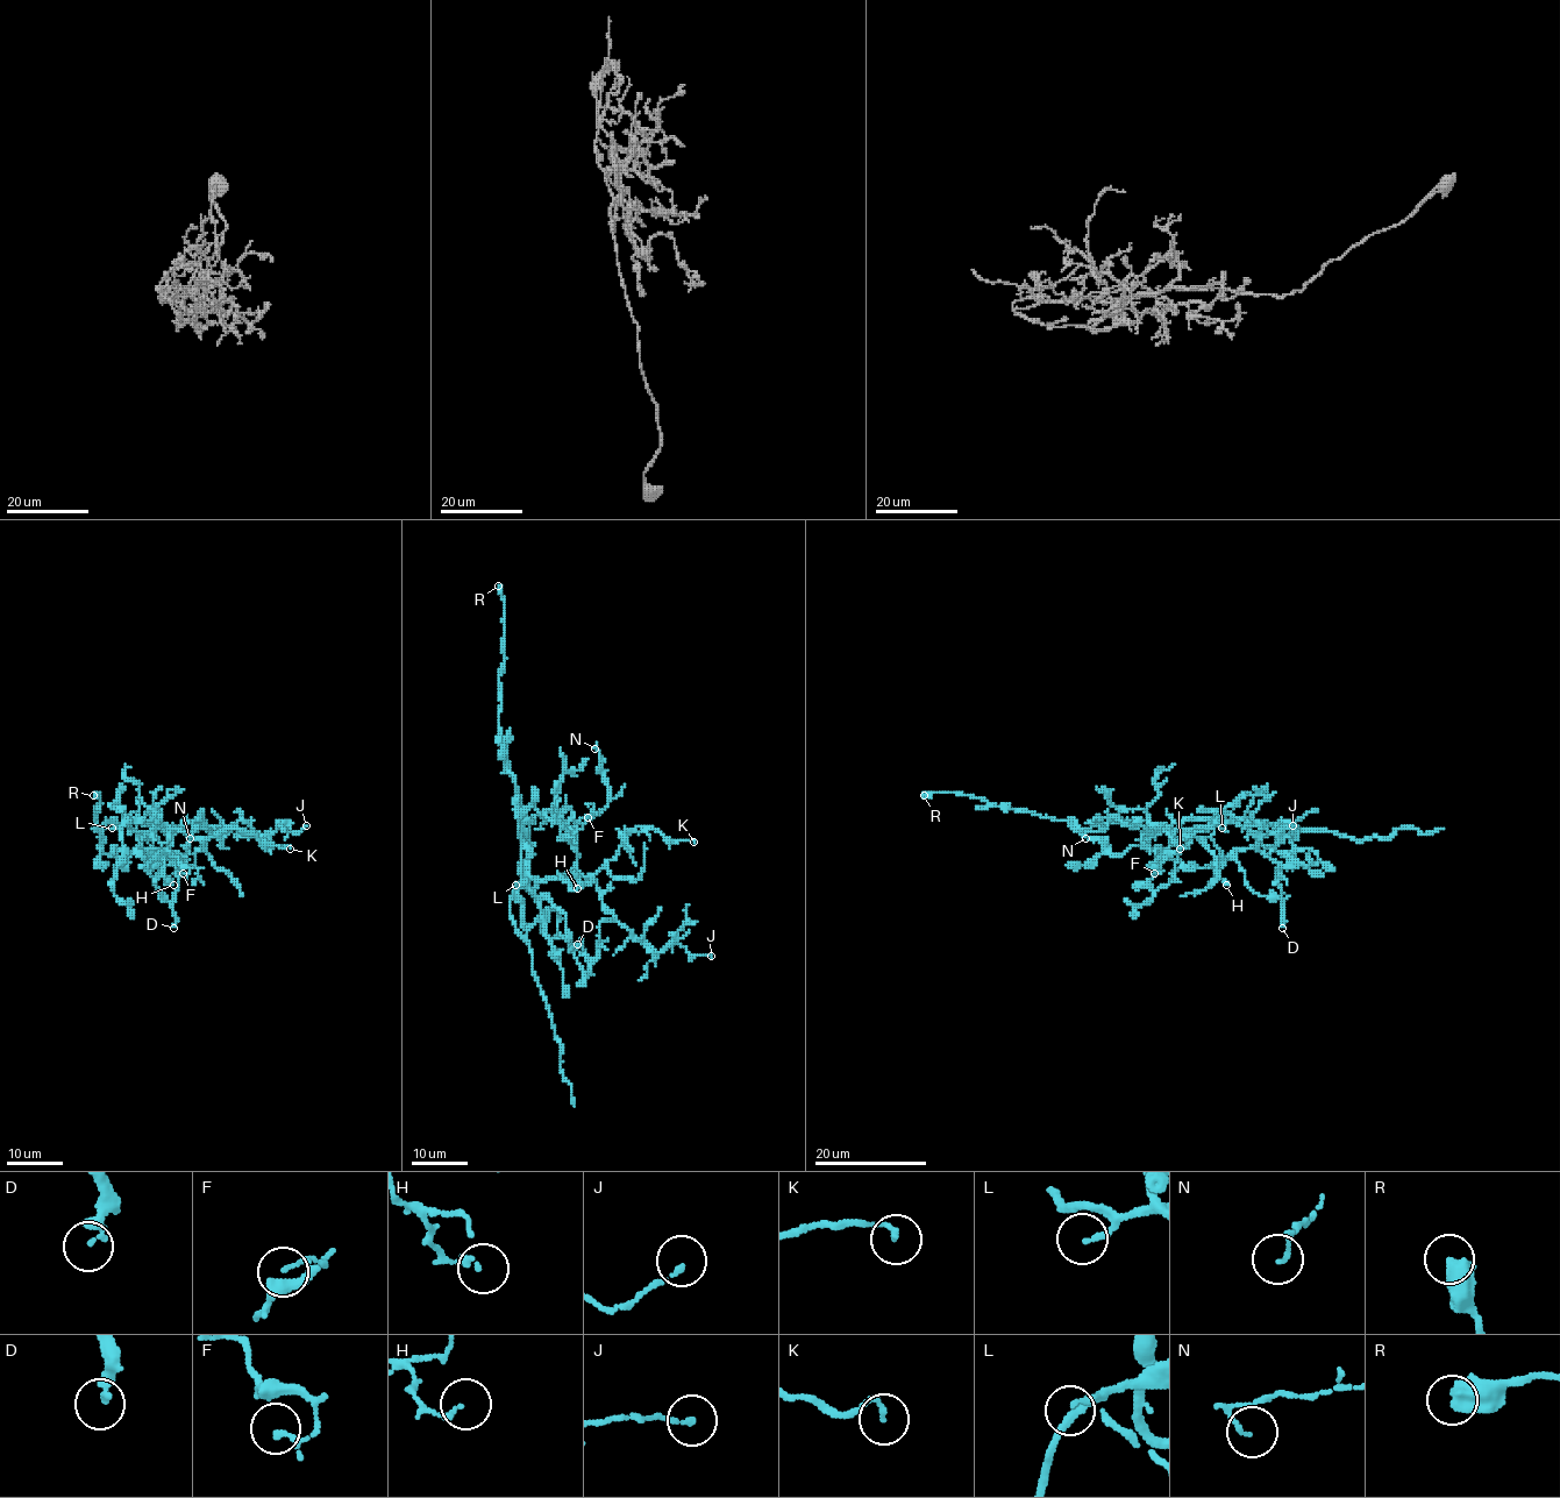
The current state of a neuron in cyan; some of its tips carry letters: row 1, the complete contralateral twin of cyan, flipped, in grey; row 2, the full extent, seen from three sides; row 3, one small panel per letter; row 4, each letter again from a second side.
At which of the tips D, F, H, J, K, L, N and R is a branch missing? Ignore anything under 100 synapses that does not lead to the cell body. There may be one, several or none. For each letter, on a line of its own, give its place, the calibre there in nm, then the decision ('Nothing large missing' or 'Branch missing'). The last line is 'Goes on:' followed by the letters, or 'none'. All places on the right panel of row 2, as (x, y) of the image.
D: Place: (1282, 928). Thickness 240 nm. Nothing large missing
F: Place: (1154, 873). Thickness 90 nm. Nothing large missing
H: Place: (1226, 885). Thickness 180 nm. Nothing large missing
J: Place: (1293, 825). Thickness 140 nm. Nothing large missing
K: Place: (1180, 849). Thickness 170 nm. Nothing large missing
L: Place: (1222, 828). Thickness 150 nm. Nothing large missing
N: Place: (1085, 838). Thickness 100 nm. Nothing large missing
R: Place: (924, 795). Thickness 650 nm. Nothing large missing
Goes on: none

